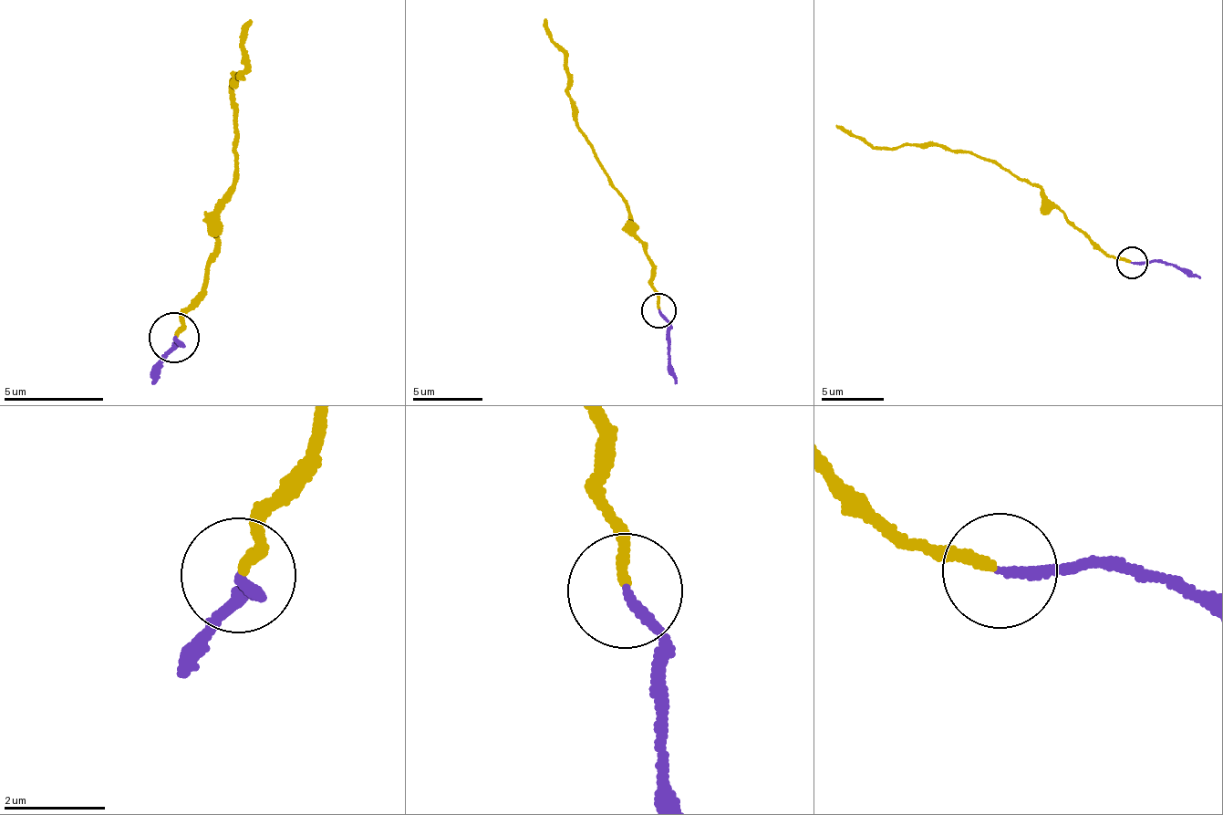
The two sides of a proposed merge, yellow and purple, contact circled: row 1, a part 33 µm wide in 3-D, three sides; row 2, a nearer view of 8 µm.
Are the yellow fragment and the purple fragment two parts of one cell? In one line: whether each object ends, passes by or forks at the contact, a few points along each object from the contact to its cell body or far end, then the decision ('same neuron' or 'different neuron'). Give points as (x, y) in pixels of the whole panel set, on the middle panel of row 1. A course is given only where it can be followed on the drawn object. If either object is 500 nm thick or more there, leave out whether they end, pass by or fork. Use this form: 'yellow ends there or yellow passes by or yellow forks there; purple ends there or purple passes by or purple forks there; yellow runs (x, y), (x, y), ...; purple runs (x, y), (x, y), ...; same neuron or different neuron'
yellow ends there; purple ends there; yellow runs (659, 309), (652, 271), (628, 218), (627, 202), (583, 134), (569, 95), (567, 49), (543, 19); purple runs (659, 309), (668, 324), (668, 359), (677, 383); same neuron

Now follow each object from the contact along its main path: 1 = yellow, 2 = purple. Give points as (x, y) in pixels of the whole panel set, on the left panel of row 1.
1: (176, 336), (192, 307), (227, 192), (236, 181), (233, 78), (252, 67), (246, 20)
2: (176, 336), (182, 341), (165, 353), (156, 382)

